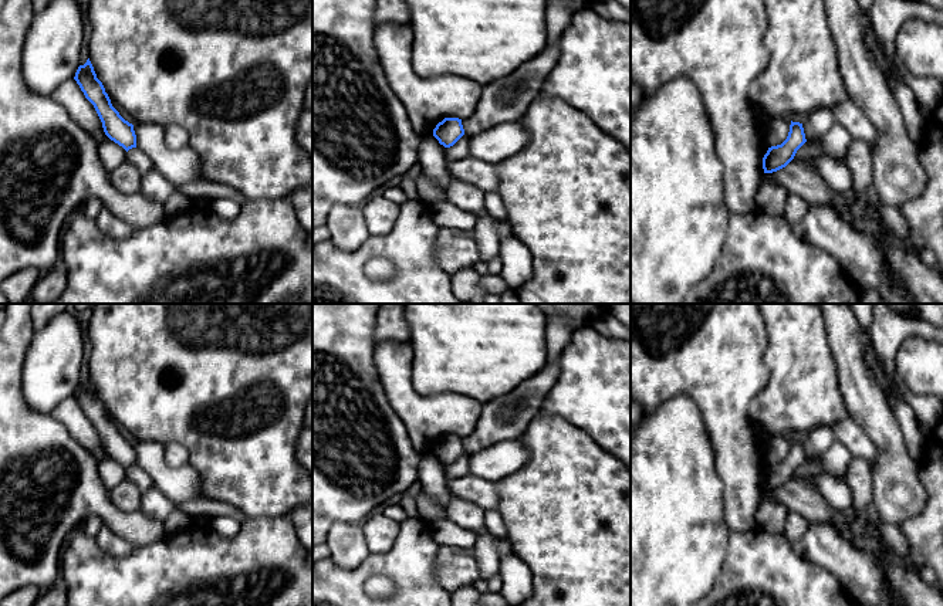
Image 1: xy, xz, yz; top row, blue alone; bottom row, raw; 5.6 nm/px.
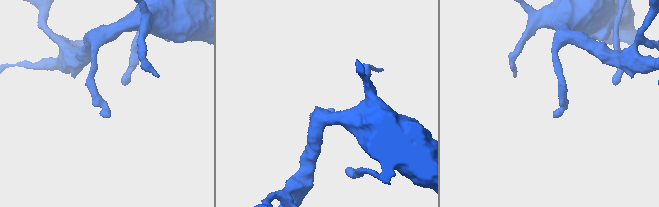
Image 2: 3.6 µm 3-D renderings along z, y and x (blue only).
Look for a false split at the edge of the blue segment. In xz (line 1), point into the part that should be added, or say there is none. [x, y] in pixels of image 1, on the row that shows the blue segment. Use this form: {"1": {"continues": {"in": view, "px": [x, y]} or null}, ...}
{"1": {"continues": null}}

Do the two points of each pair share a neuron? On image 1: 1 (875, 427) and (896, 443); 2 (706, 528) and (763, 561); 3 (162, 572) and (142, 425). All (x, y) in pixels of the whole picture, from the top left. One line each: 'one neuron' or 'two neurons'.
1: one neuron
2: two neurons
3: two neurons

